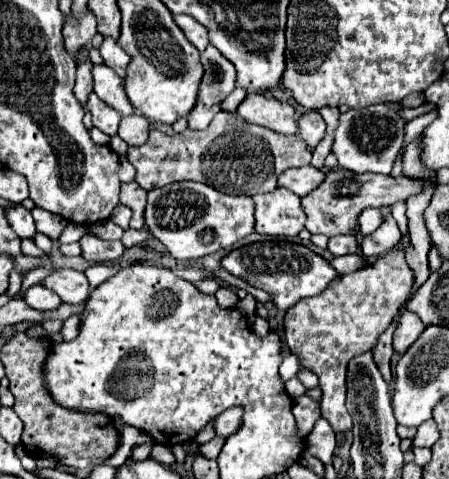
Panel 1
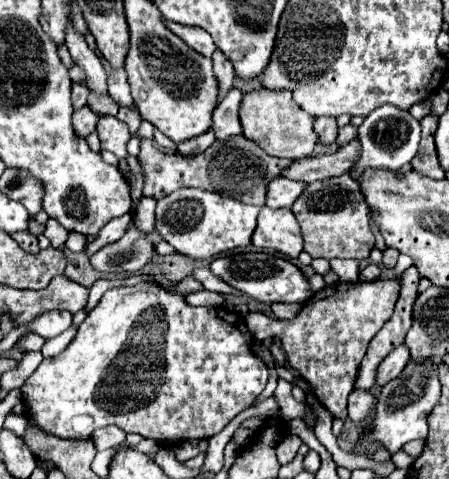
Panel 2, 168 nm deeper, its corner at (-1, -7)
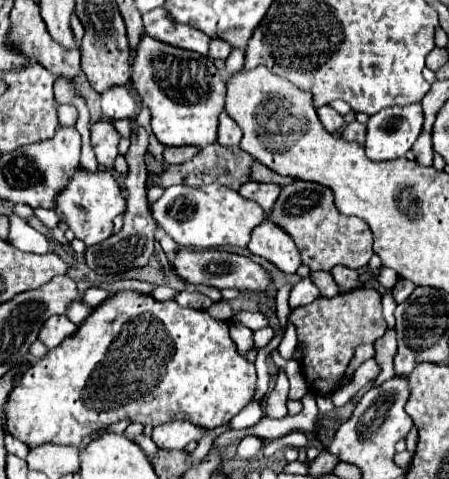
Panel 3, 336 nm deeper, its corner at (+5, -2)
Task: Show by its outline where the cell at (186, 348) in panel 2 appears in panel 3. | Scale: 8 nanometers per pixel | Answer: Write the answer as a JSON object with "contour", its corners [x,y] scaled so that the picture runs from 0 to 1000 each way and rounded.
{"contour":[[[276,603],[254,612],[249,620],[232,624],[227,633],[218,633],[205,653],[192,662],[187,674],[178,674],[174,691],[165,699],[156,699],[156,708],[143,708],[129,724],[111,729],[102,737],[102,745],[94,745],[85,758],[76,758],[67,770],[58,770],[40,795],[40,804],[22,816],[9,862],[13,862],[13,896],[40,912],[49,925],[58,925],[62,933],[85,933],[85,929],[183,929],[183,921],[223,900],[227,891],[258,883],[258,879],[290,879],[290,883],[316,883],[316,887],[334,887],[334,891],[352,891],[392,875],[405,879],[423,879],[432,887],[459,891],[459,896],[481,896],[490,887],[499,887],[503,879],[512,879],[543,846],[557,841],[557,829],[566,829],[570,820],[570,766],[566,758],[557,758],[548,745],[539,745],[526,729],[526,716],[512,704],[512,678],[508,670],[486,670],[477,662],[468,662],[454,645],[428,645],[428,641],[401,641],[392,628],[347,628],[334,612],[316,612],[316,608],[298,608],[298,603]]]}

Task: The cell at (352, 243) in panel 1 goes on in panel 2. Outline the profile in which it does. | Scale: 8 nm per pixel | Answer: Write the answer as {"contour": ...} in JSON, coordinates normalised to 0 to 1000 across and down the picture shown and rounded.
{"contour":[[[739,543],[739,568],[757,580],[757,589],[775,589],[775,593],[788,593],[797,589],[797,572],[802,572],[802,559],[797,559],[797,547],[793,543]]]}

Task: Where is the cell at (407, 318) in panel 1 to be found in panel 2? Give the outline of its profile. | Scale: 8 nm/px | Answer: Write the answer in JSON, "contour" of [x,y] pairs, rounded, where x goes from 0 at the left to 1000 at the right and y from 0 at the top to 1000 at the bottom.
{"contour":[[[900,718],[882,731],[873,731],[873,739],[860,743],[860,752],[842,764],[837,777],[837,806],[855,806],[869,793],[878,793],[882,785],[891,785],[891,777],[900,772],[900,764],[909,760],[909,727],[900,727]]]}

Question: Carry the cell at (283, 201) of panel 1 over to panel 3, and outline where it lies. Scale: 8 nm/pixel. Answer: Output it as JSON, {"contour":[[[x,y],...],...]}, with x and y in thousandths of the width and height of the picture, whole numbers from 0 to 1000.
{"contour":[[[592,445],[588,461],[566,474],[552,520],[637,570],[655,570],[673,549],[659,507],[646,499],[646,491],[637,491],[637,482],[628,482],[628,474],[601,457],[601,445]]]}

